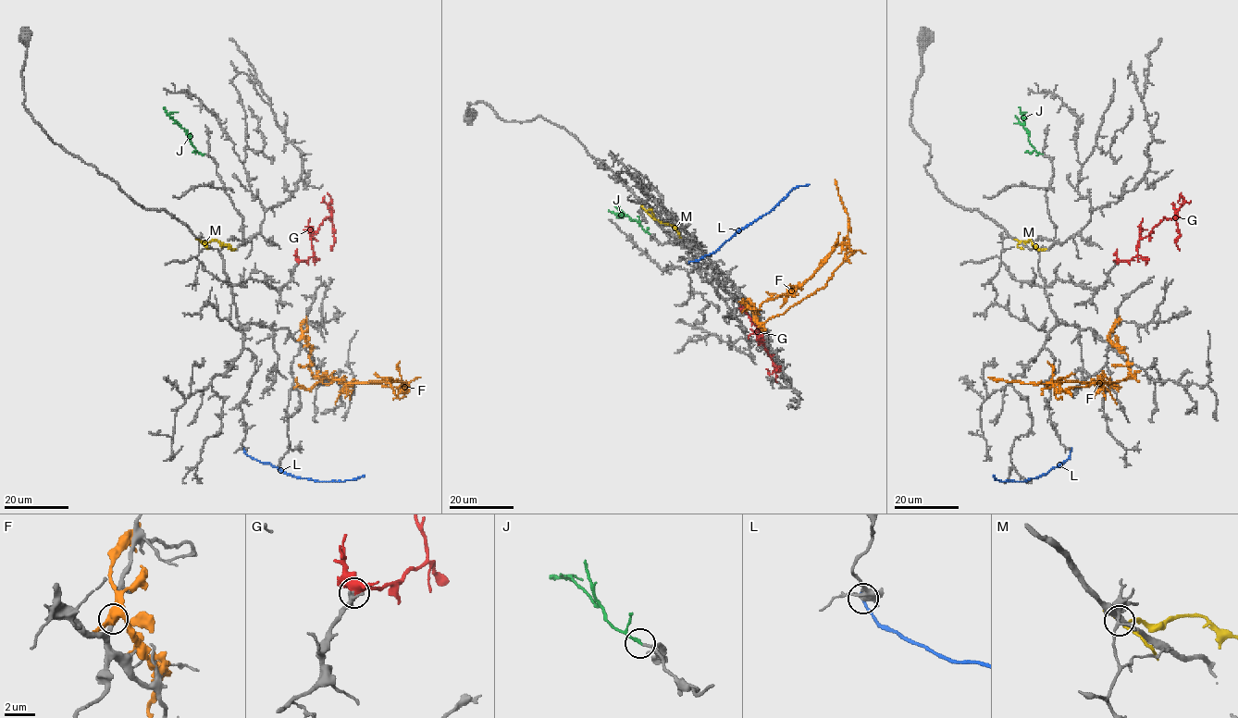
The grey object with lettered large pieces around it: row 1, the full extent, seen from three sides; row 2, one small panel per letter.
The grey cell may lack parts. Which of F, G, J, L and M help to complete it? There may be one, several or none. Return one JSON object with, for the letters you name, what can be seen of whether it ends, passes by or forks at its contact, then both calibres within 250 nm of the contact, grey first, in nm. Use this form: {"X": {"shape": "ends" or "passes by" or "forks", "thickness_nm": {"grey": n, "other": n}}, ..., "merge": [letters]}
{"G": {"shape": "forks", "thickness_nm": {"grey": 240, "other": 440}}, "J": {"shape": "ends", "thickness_nm": {"grey": 140, "other": 180}}, "merge": ["G", "J"]}

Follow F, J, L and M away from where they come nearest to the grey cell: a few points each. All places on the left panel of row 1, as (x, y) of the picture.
F: (301, 337), (311, 349), (315, 376), (402, 391), (400, 381), (334, 380), (303, 389), (296, 377)
J: (204, 154), (199, 154), (187, 132), (164, 107)
L: (243, 450), (259, 462), (269, 464), (300, 477), (324, 482), (355, 479), (365, 476)
M: (200, 241), (218, 240), (236, 249)

